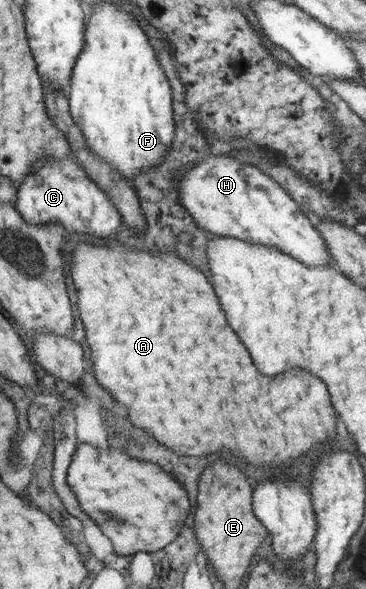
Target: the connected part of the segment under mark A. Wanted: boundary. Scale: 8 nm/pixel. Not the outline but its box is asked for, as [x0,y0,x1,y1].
[72,241,336,467]

